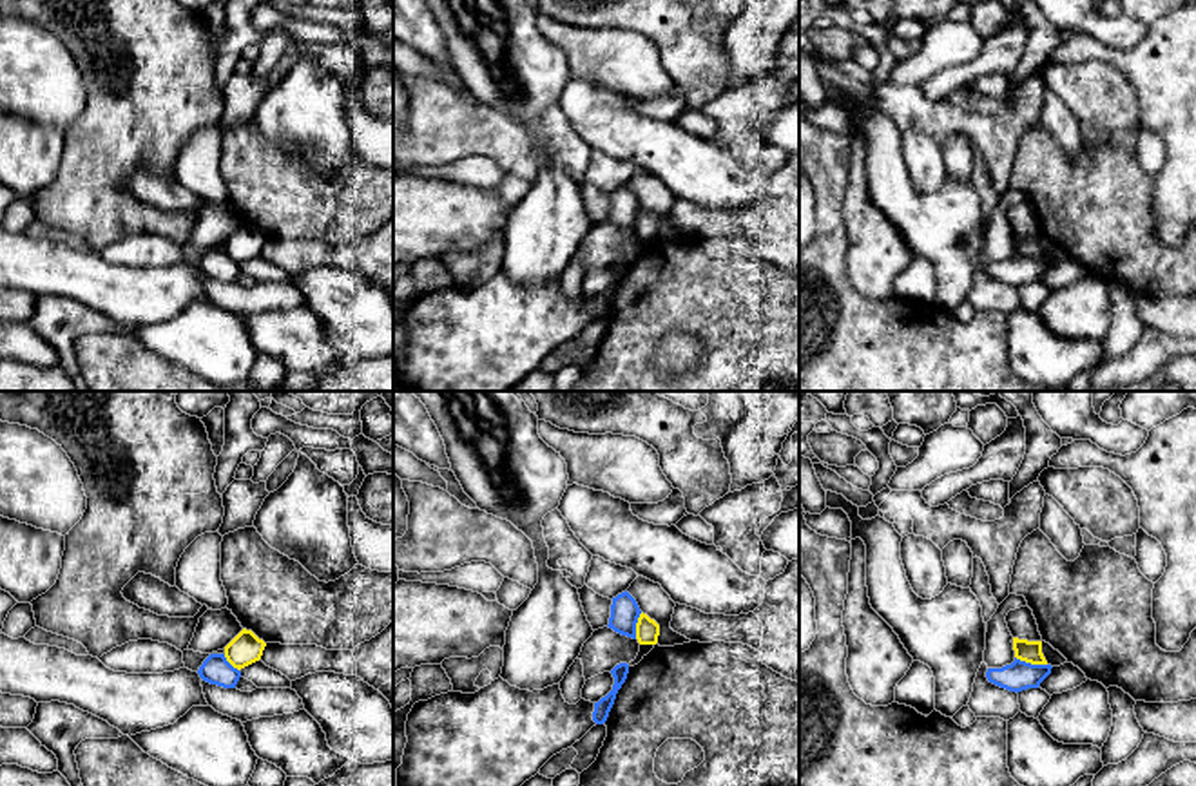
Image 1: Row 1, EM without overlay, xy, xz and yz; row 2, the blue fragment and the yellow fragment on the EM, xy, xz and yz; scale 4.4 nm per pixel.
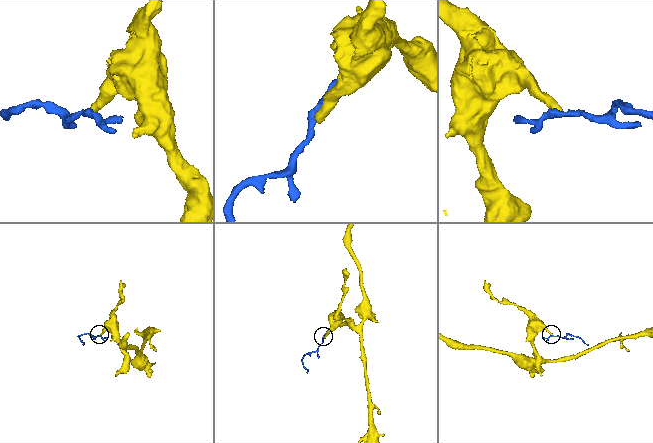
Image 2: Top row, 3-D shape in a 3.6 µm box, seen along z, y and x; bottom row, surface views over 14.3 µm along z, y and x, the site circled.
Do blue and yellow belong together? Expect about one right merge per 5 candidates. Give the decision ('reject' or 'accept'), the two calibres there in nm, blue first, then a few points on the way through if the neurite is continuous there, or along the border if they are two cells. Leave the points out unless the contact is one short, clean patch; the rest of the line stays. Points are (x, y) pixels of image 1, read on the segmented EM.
reject; 130 nm thick on the blue side, 100 nm on the other; border along yz (1015, 656), (1046, 665)

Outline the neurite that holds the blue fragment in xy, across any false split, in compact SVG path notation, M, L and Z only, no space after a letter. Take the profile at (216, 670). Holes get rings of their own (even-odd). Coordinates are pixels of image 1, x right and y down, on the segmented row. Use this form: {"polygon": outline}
{"polygon": "M210 654L198 674L203 681L223 688L236 688L241 677L241 672L227 661L225 654Z"}

